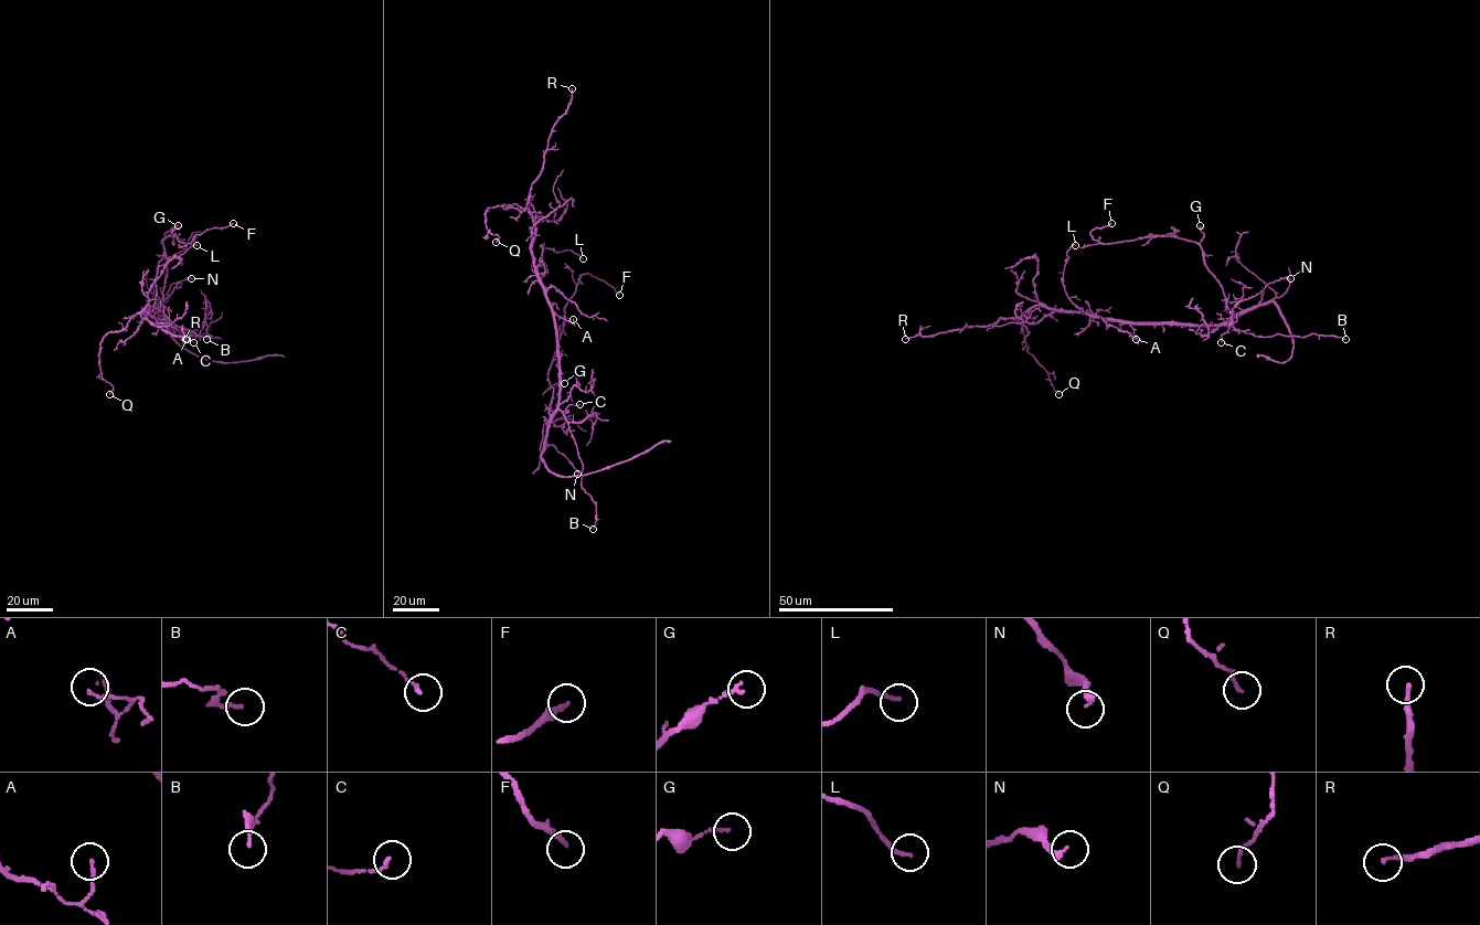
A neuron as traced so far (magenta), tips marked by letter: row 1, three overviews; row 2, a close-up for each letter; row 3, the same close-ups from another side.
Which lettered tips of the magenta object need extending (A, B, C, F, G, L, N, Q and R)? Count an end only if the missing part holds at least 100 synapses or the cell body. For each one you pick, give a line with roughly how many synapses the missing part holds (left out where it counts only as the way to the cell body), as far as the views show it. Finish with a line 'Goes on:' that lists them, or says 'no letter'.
Goes on: no letter

